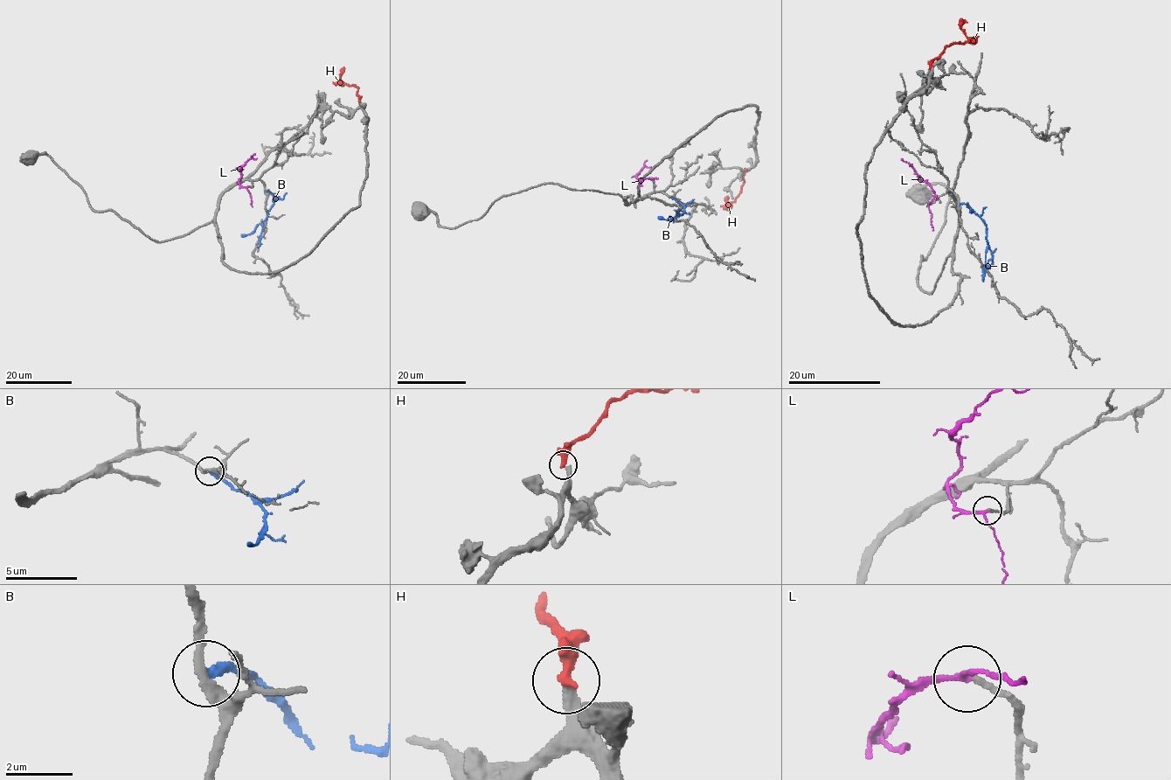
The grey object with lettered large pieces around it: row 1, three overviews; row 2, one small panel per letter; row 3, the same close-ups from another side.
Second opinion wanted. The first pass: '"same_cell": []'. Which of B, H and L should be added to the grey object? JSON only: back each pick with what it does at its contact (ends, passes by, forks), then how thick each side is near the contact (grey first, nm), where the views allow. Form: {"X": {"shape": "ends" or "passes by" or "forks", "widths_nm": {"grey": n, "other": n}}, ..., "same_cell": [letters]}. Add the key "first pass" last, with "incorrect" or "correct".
{"L": {"shape": "passes by", "widths_nm": {"grey": 190, "other": 150}}, "same_cell": ["L"], "first pass": "incorrect"}

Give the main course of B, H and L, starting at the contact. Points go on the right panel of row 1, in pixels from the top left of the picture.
B: (959, 205), (965, 204), (986, 226), (993, 259), (991, 264), (986, 265)
H: (930, 66), (945, 47), (968, 39), (962, 29), (961, 18)
L: (929, 204), (935, 194), (928, 184), (901, 158)

